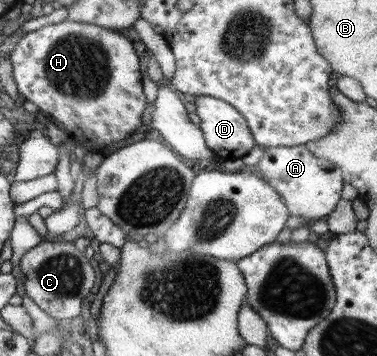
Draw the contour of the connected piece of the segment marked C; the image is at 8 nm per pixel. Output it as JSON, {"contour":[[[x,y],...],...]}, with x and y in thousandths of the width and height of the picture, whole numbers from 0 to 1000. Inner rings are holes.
{"contour":[[[159,669],[146,677],[109,677],[53,722],[50,753],[64,770],[61,806],[72,829],[109,874],[156,904],[202,907],[218,837],[249,801],[249,756],[223,708],[202,702],[191,680]]]}

